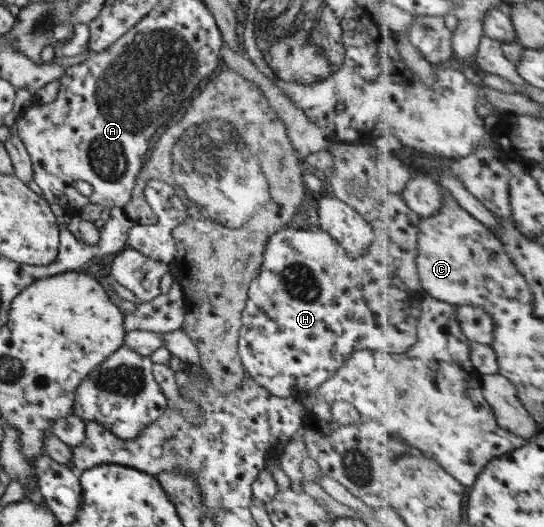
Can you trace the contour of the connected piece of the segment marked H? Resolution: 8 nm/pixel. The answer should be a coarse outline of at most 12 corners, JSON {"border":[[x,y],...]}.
{"border":[[266,240],[237,350],[279,398],[418,342],[393,243]]}

